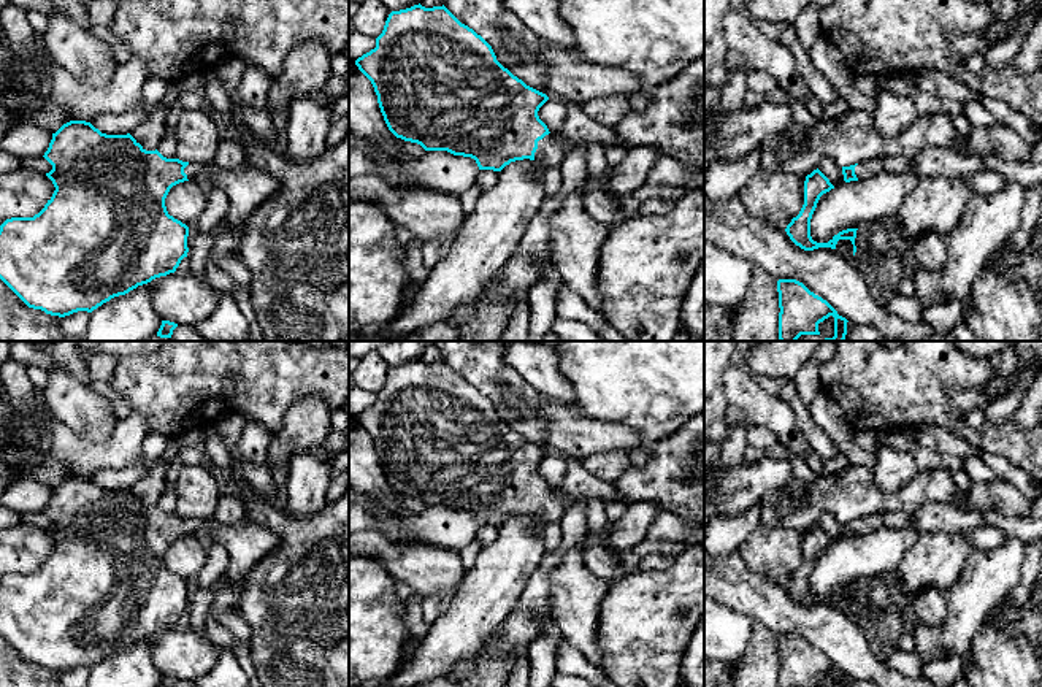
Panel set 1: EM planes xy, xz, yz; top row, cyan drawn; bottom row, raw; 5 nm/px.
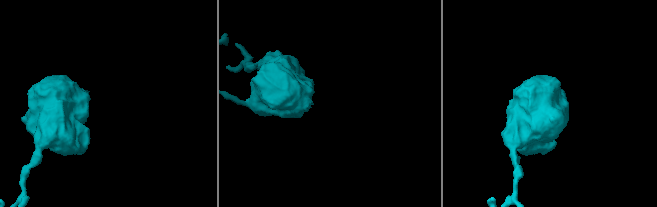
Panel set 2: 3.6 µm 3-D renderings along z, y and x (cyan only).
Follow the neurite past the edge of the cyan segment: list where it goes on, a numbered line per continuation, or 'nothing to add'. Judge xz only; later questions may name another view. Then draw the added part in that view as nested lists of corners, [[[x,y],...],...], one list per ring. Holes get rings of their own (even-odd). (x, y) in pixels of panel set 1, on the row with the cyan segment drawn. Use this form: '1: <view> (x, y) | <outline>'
1: xz (551, 149) | [[[549,133],[538,141],[534,160],[544,162],[550,167],[560,167],[565,159],[566,149],[568,146],[558,136]]]

